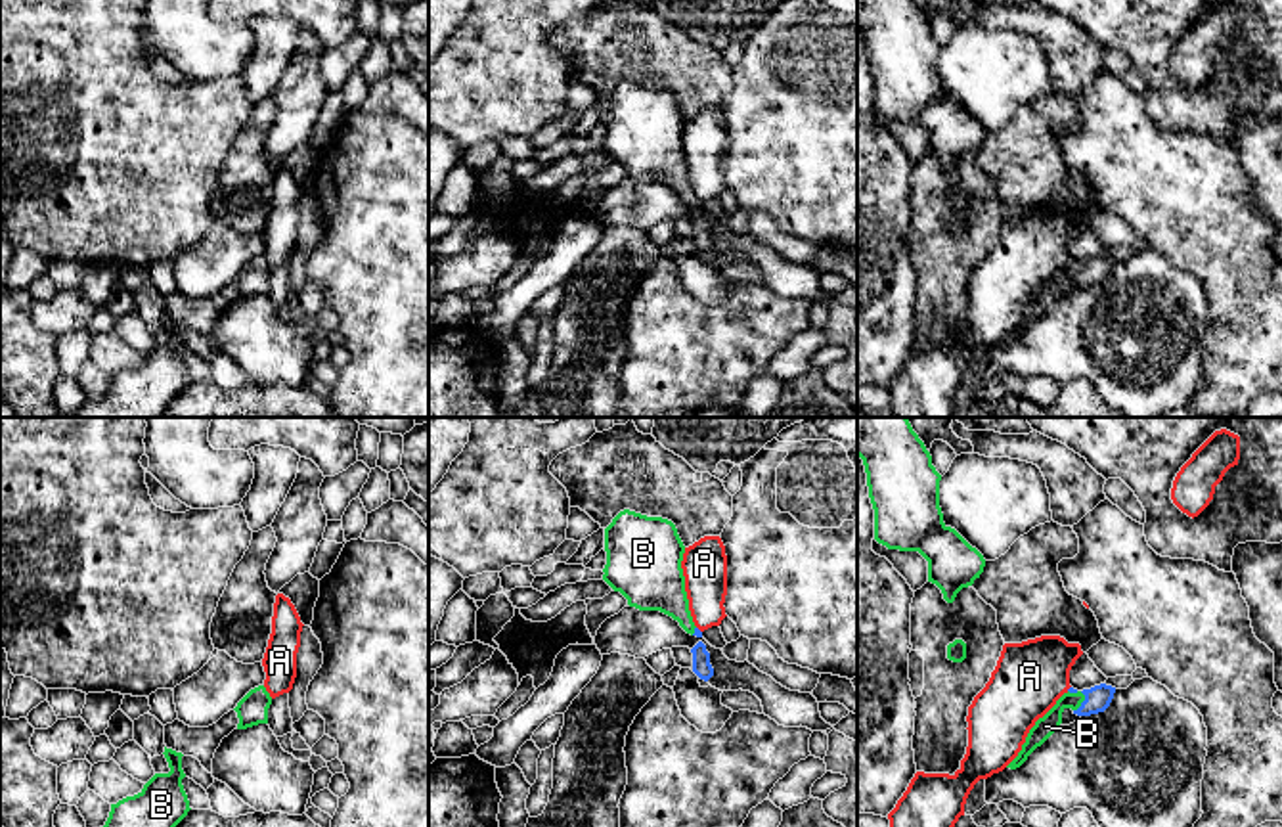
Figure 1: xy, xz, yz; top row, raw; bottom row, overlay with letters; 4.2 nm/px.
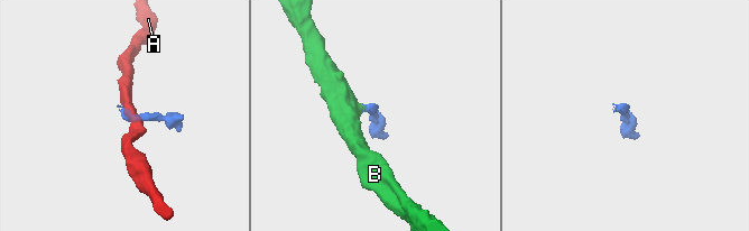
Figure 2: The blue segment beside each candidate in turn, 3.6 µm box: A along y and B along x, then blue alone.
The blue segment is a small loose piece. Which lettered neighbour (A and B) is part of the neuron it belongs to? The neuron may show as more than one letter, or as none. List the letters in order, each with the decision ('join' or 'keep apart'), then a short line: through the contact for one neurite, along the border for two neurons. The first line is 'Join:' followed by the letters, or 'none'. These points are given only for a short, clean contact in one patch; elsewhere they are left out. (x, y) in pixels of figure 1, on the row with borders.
Join: B
A: keep apart; line xz (697, 626), (701, 632)
B: join; line yz (1097, 699), (1083, 693), (1068, 699), (1045, 726)

